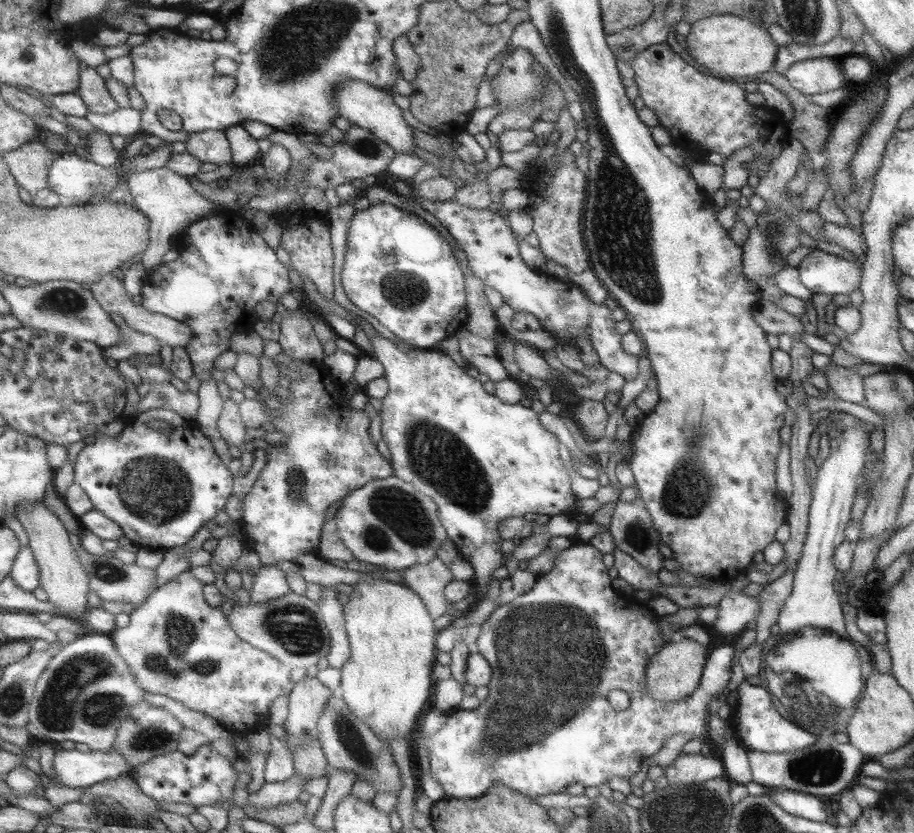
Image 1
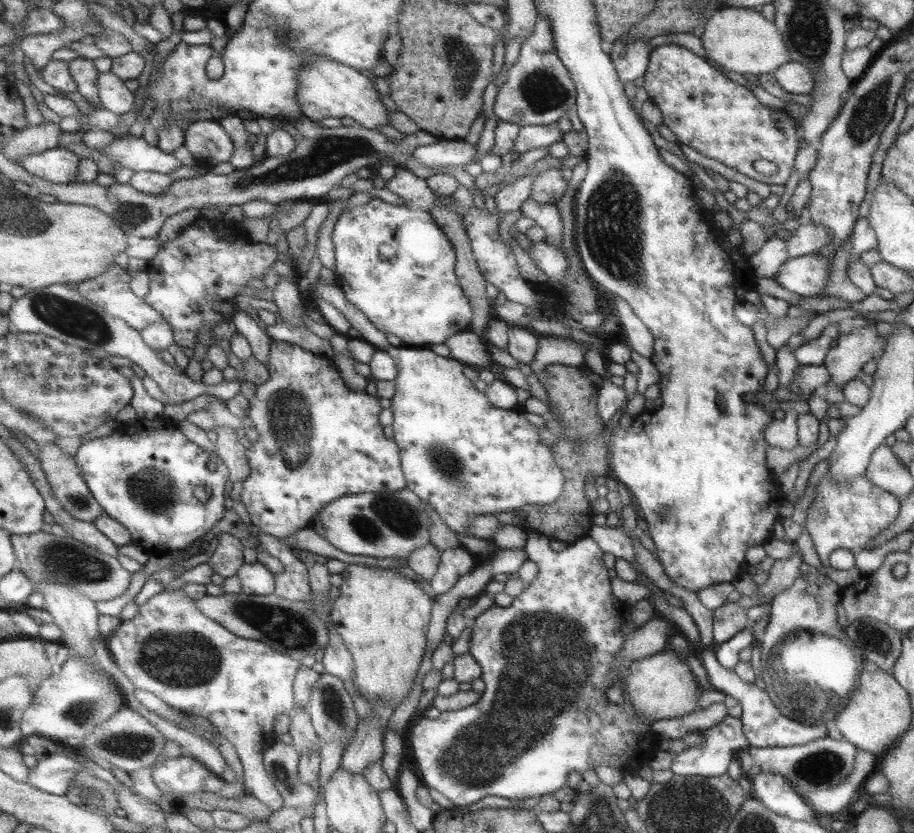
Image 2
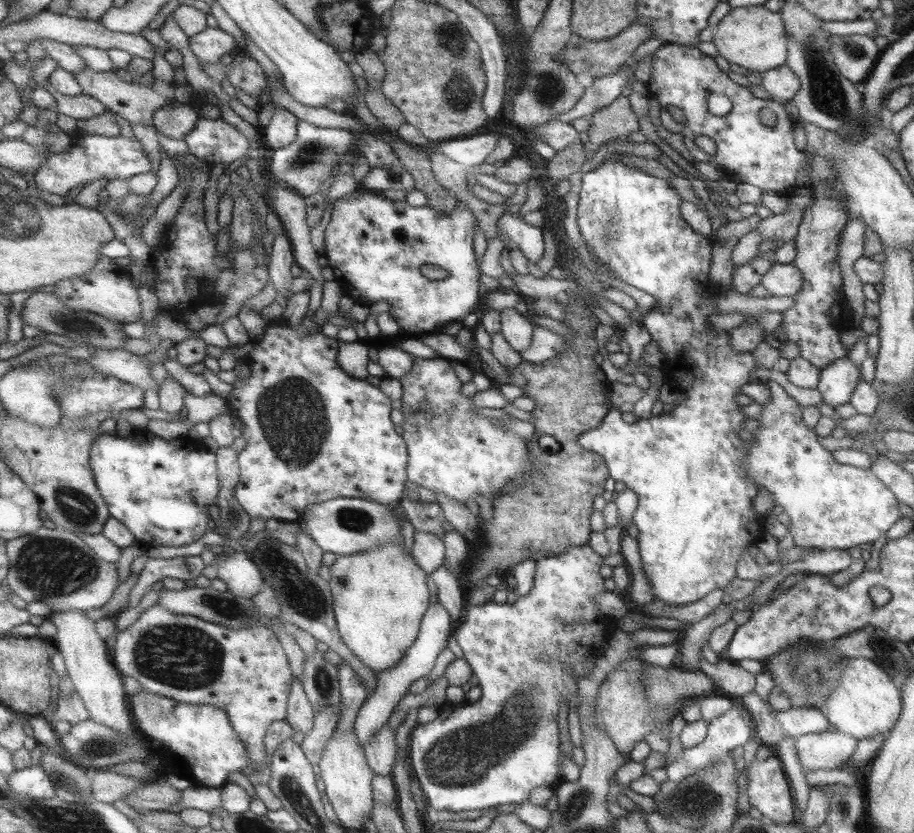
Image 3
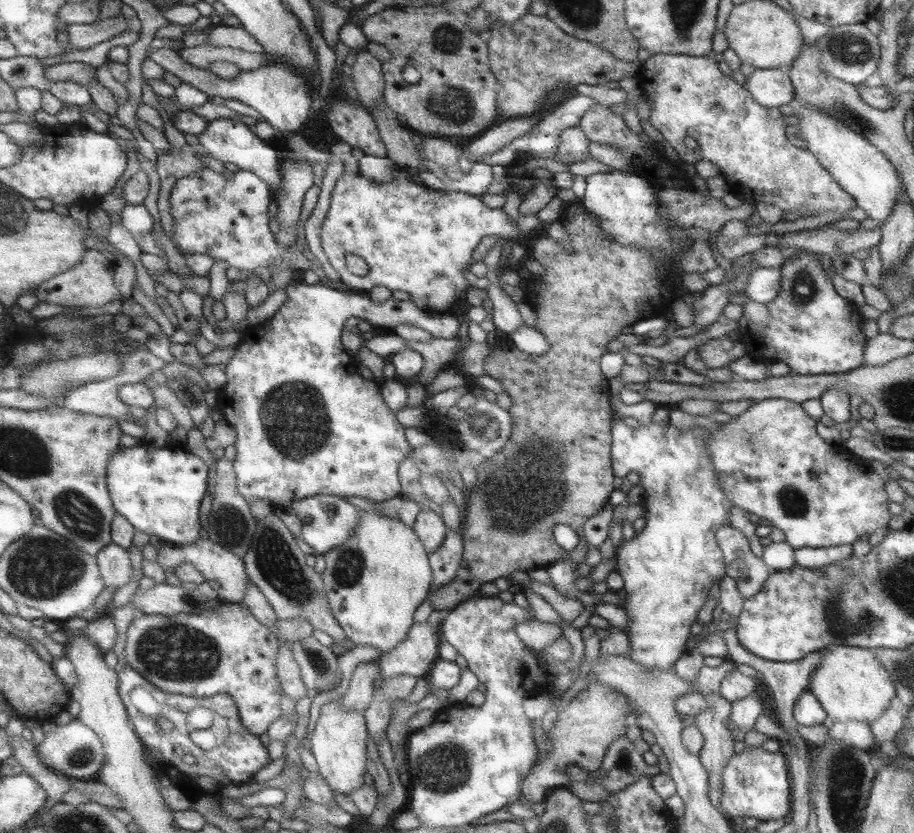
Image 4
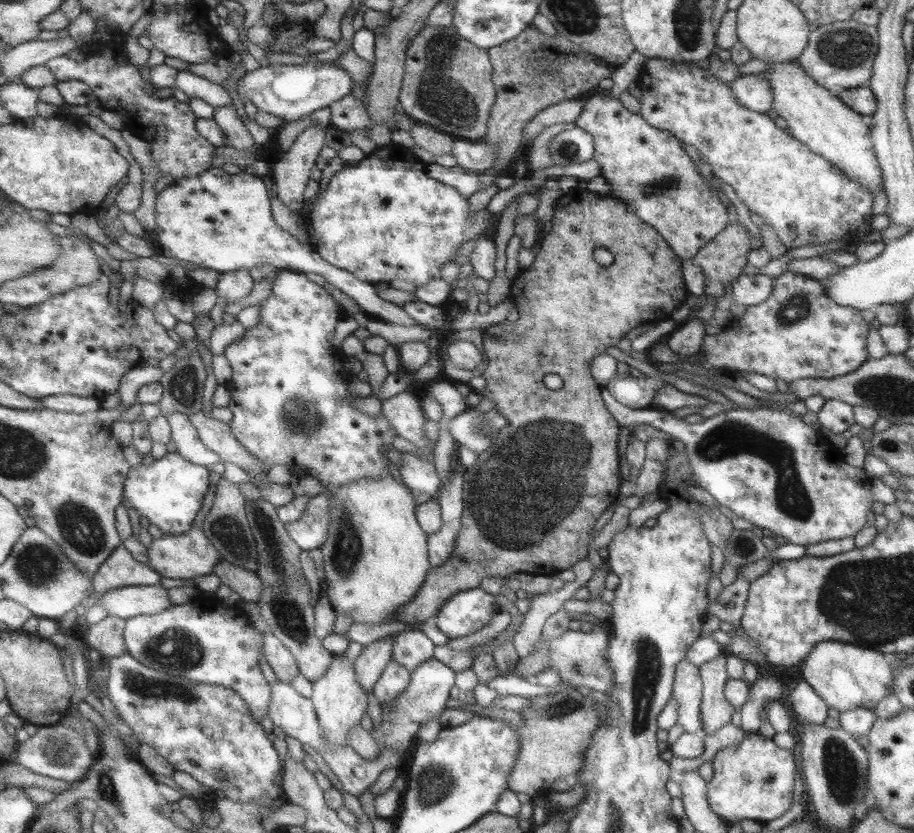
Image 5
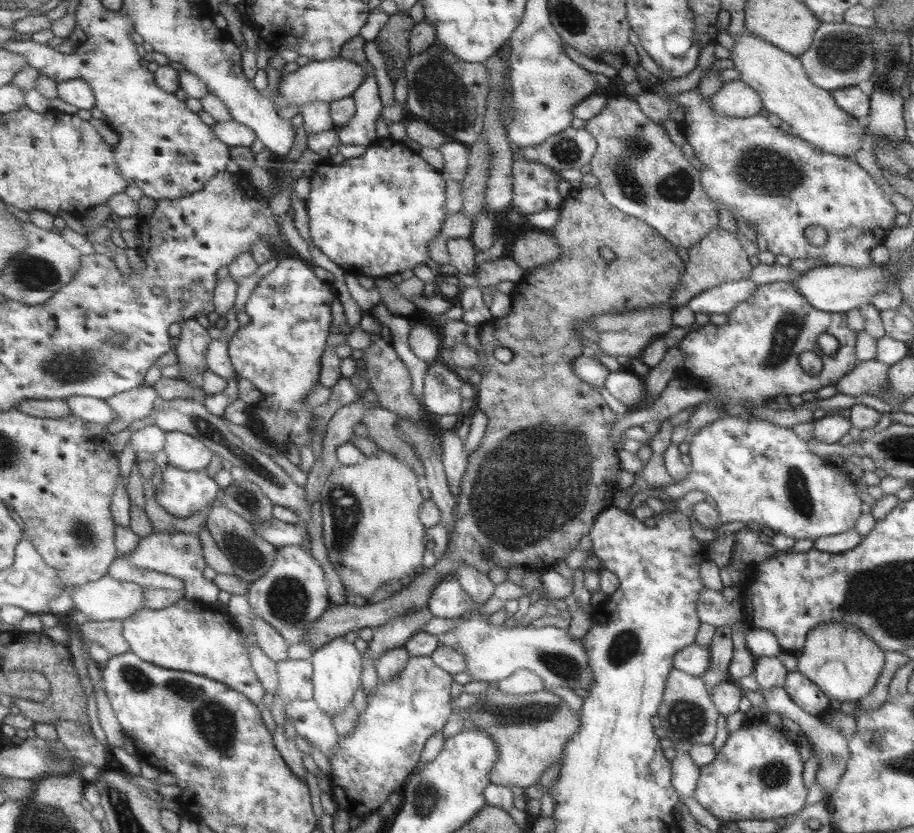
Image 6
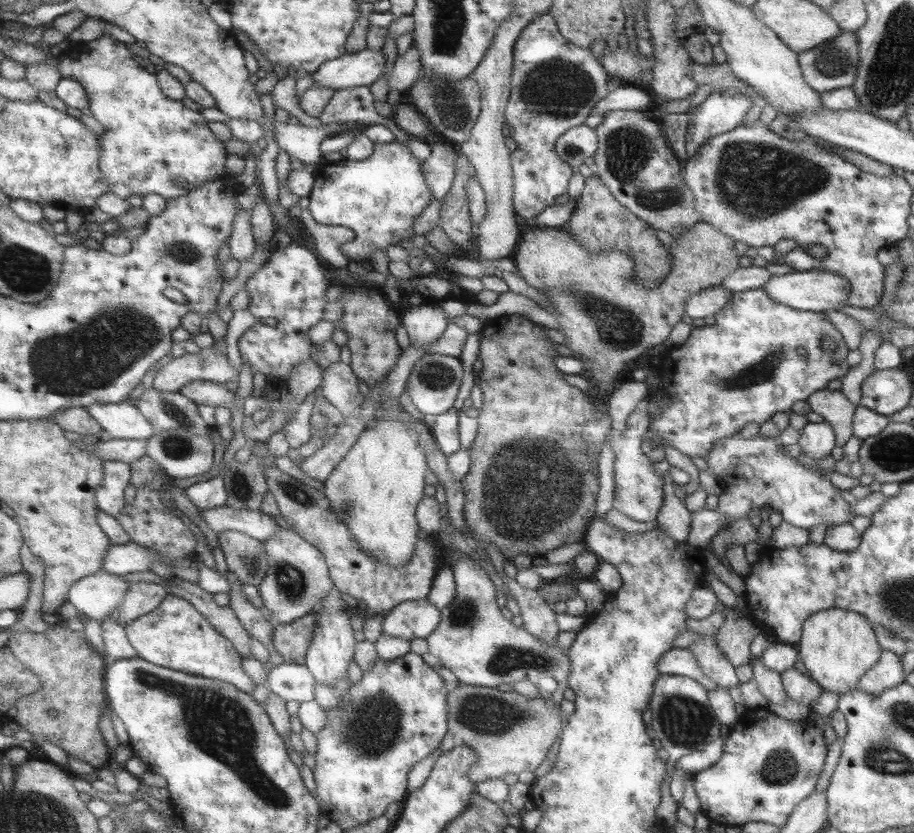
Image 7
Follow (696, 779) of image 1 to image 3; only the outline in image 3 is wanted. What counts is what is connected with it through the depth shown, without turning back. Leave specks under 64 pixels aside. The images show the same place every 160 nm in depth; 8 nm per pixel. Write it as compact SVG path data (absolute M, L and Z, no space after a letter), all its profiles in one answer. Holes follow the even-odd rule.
M734 701L727 712L708 721L705 739L691 749L683 749L671 764L665 765L667 781L670 785L675 786L686 776L693 775L698 770L705 768L710 762L720 760L722 756L731 752L735 747L741 747L749 740L749 737L752 737L753 733L749 724L741 717L737 708L742 708L742 706L738 701Z

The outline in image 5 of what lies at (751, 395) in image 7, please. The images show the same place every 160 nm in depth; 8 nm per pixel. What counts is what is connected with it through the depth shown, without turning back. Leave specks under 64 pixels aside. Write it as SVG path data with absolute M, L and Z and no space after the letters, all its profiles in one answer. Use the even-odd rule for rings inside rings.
M783 272L772 279L772 291L767 300L747 307L743 315L722 328L717 335L705 335L697 352L695 365L706 369L722 368L744 378L746 372L756 372L784 380L787 384L798 378L829 378L849 374L868 359L868 322L856 308L835 304L824 291L822 281L797 272Z

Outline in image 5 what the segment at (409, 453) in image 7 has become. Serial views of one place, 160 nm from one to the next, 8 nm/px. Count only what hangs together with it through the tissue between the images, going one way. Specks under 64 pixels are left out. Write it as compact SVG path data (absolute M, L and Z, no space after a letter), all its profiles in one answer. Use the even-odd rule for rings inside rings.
M389 474L388 476L382 476L381 478L365 478L359 482L352 482L352 484L342 484L341 486L335 486L329 488L331 494L327 496L329 501L329 514L330 523L328 526L328 535L325 542L320 546L320 552L322 554L324 580L327 588L325 589L325 595L328 598L330 606L337 614L348 614L353 616L359 616L362 624L367 625L379 625L387 622L392 622L391 617L393 613L399 609L399 607L409 603L411 598L415 597L417 589L424 583L425 575L432 568L428 559L426 538L428 534L425 534L421 530L419 523L415 516L415 498L411 496L412 490L409 489L403 482L395 481Z

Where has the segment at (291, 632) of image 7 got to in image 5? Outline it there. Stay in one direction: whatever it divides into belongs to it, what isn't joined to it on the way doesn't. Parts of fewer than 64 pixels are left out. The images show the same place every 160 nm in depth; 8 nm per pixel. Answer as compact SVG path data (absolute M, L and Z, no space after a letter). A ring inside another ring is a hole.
M576 187L562 194L554 203L552 210L551 230L540 237L534 250L533 262L510 281L510 291L507 298L513 301L514 308L518 310L518 319L515 322L492 324L483 330L482 348L487 356L486 369L480 375L485 380L485 387L480 390L482 398L489 398L495 409L506 420L506 425L501 428L497 438L483 452L477 453L477 459L473 465L465 468L463 473L462 499L463 512L460 516L461 528L459 529L451 556L441 565L431 568L425 575L424 583L417 589L415 597L411 601L397 609L391 620L405 624L425 623L437 613L447 598L460 591L479 587L481 578L485 576L498 576L501 579L509 578L513 573L528 573L535 575L554 575L560 570L571 568L578 560L585 559L588 551L589 532L595 524L595 520L601 516L607 506L615 502L619 496L621 477L617 454L617 433L620 426L603 405L602 389L594 380L590 371L590 360L603 354L609 346L616 346L619 339L625 333L636 326L647 322L658 323L670 319L671 312L685 303L689 293L682 274L682 259L675 255L664 238L649 224L645 224L637 215L628 210L621 201L602 194L590 192L587 189ZM603 248L614 256L609 266L601 266L593 260L593 250ZM545 374L558 374L562 379L562 387L550 390L543 385L541 379Z

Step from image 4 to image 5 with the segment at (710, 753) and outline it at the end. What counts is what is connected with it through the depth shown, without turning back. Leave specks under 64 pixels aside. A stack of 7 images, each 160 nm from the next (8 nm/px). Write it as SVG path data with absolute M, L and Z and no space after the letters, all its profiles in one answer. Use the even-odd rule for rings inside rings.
M721 654L714 660L698 667L702 682L702 697L699 703L700 721L703 733L711 735L724 724L730 722L734 706L724 697L724 685L729 677L725 671L726 655Z

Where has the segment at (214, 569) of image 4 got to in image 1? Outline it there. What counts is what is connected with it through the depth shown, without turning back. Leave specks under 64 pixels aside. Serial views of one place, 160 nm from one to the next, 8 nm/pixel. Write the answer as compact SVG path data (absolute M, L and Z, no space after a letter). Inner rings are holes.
M261 564L253 574L249 598L253 603L265 603L273 598L281 598L289 592L285 573L277 566Z

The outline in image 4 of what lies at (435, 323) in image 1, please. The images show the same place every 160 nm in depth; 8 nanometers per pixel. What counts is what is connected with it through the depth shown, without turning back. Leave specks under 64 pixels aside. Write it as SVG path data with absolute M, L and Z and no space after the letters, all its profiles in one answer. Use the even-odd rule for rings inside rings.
M395 165L395 174L393 174L393 179L391 179L391 183L385 185L375 185L373 181L367 181L365 178L361 177L361 174L347 174L343 172L341 176L337 178L335 181L333 190L331 192L330 204L327 209L325 219L323 219L323 223L321 225L320 232L320 245L323 250L323 253L328 259L329 264L333 268L333 270L339 275L339 280L349 286L349 288L353 288L353 290L363 290L369 291L373 286L385 286L387 290L401 290L401 292L407 292L410 296L410 301L413 304L416 304L419 308L423 308L424 310L428 310L429 312L447 312L451 308L451 304L455 304L455 300L459 300L465 296L465 292L468 289L469 282L465 280L463 277L463 272L468 271L469 268L474 264L471 262L471 255L473 255L473 251L475 251L476 246L479 244L479 241L485 238L487 235L496 235L503 236L506 243L515 243L523 244L529 247L532 243L531 234L524 234L519 231L517 227L517 223L511 223L507 214L501 208L487 208L479 197L475 197L469 194L461 193L461 192L443 192L440 190L432 190L422 184L422 186L416 186L410 180L409 173L405 173L405 171L401 171L397 165ZM347 254L353 254L365 261L367 265L367 274L363 275L355 275L350 274L349 270L347 270L345 266L345 256Z

